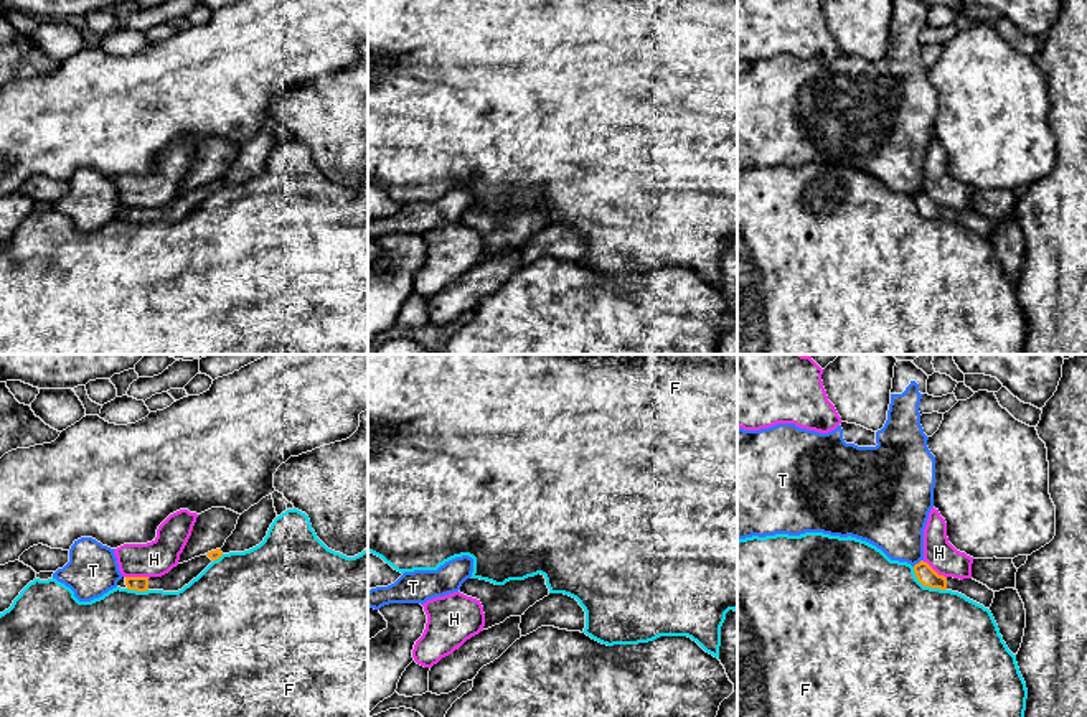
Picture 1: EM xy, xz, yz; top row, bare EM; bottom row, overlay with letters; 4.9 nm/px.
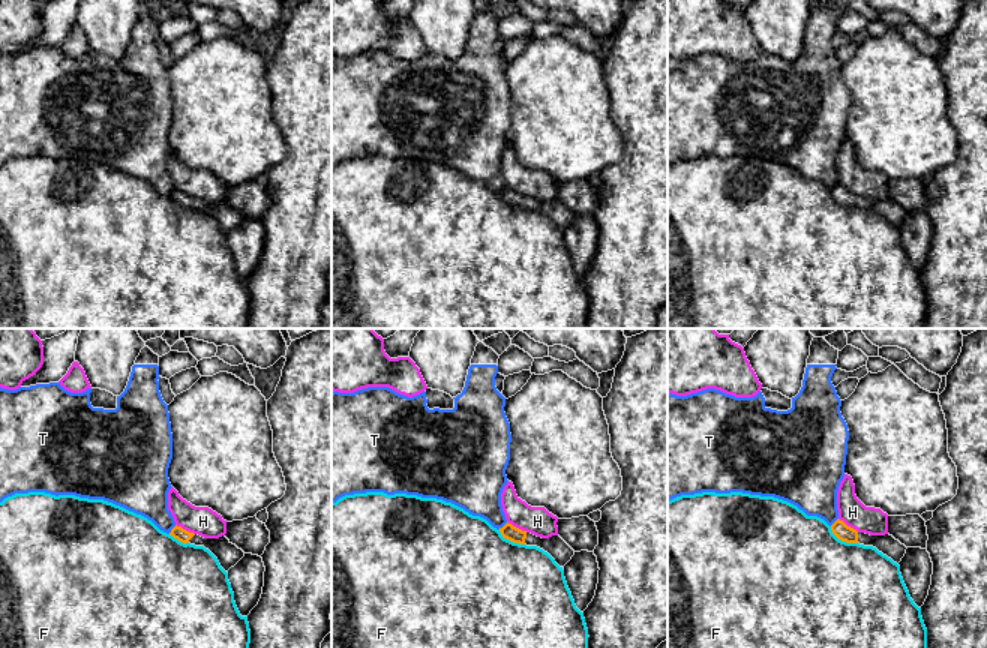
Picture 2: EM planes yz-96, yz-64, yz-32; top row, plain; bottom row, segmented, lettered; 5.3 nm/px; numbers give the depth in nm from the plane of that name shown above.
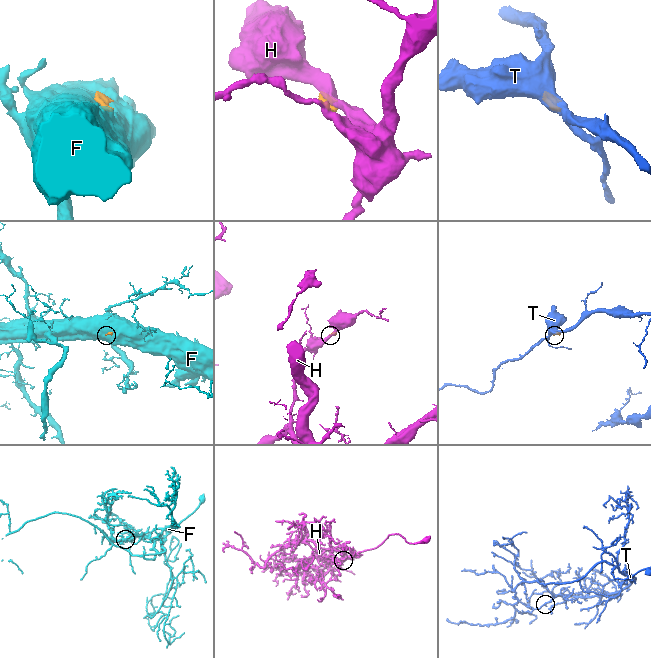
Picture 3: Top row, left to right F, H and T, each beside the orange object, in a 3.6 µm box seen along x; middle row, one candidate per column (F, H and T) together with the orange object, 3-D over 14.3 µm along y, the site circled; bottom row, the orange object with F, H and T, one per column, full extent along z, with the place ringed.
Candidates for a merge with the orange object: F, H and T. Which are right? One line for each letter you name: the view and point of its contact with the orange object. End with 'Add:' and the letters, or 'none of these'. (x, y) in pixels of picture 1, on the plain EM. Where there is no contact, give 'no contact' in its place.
Add: none of these

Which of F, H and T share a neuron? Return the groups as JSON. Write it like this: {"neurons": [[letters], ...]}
{"neurons": [["F"], ["H"], ["T"]]}

